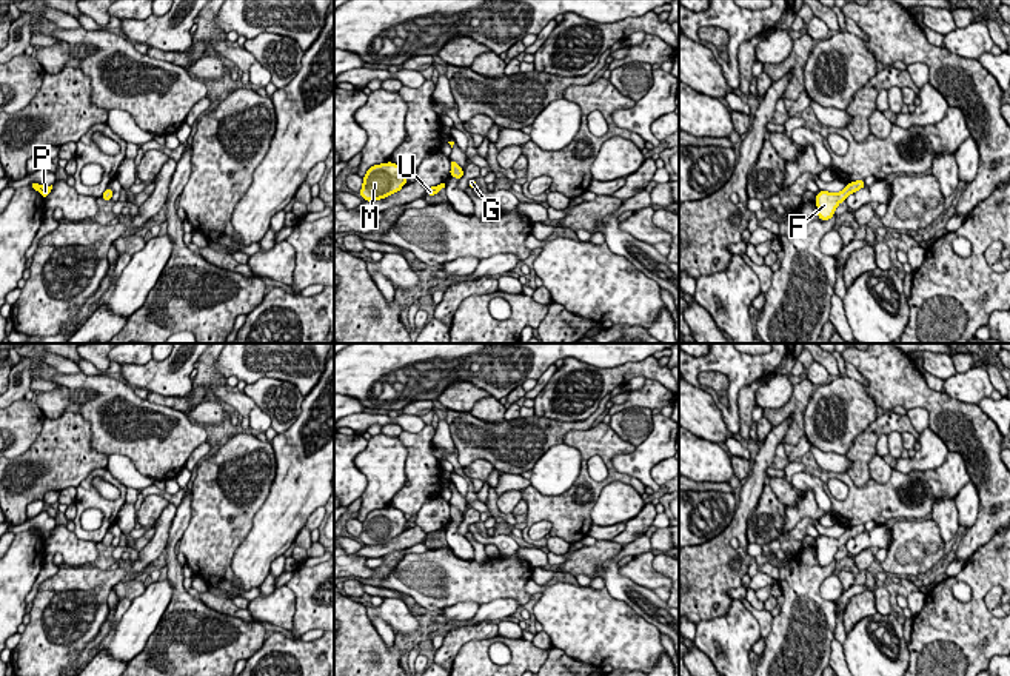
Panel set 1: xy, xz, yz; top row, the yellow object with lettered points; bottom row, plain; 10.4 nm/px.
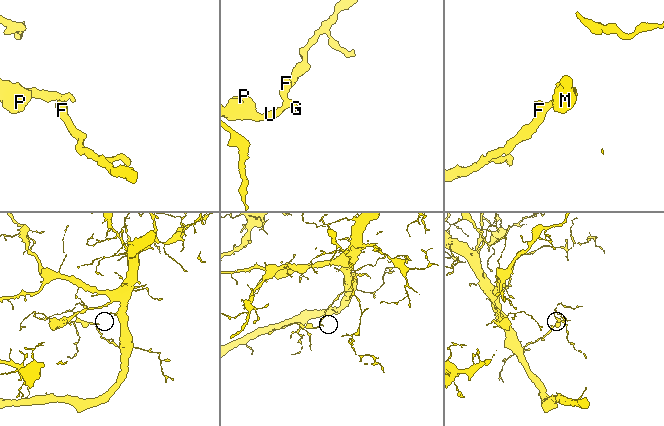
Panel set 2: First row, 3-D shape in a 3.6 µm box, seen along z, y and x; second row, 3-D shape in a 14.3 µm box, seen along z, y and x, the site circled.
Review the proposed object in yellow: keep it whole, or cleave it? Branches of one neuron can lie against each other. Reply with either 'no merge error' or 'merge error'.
no merge error

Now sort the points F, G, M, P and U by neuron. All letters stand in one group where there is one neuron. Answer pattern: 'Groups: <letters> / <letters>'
Groups: F G M P U

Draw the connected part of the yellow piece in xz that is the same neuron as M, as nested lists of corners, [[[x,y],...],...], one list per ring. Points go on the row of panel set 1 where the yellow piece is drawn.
[[[393,162],[374,165],[366,171],[359,194],[366,202],[380,200],[400,191],[406,179],[405,169]]]

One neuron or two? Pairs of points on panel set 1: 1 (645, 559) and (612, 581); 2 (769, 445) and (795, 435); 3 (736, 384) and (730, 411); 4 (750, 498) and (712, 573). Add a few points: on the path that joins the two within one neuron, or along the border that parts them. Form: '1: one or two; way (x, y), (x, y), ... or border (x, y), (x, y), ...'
1: two; border (618, 568), (635, 582), (653, 590)
2: two; border (790, 418), (790, 427), (782, 442)
3: one; way (733, 390), (733, 405)
4: one; way (741, 516), (738, 524), (721, 541), (716, 555)

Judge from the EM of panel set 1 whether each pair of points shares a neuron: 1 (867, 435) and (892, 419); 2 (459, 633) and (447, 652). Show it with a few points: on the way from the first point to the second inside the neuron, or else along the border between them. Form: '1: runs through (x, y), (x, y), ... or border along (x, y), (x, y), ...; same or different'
1: runs through (873, 430), (886, 424); same
2: runs through (456, 638), (450, 647); same

